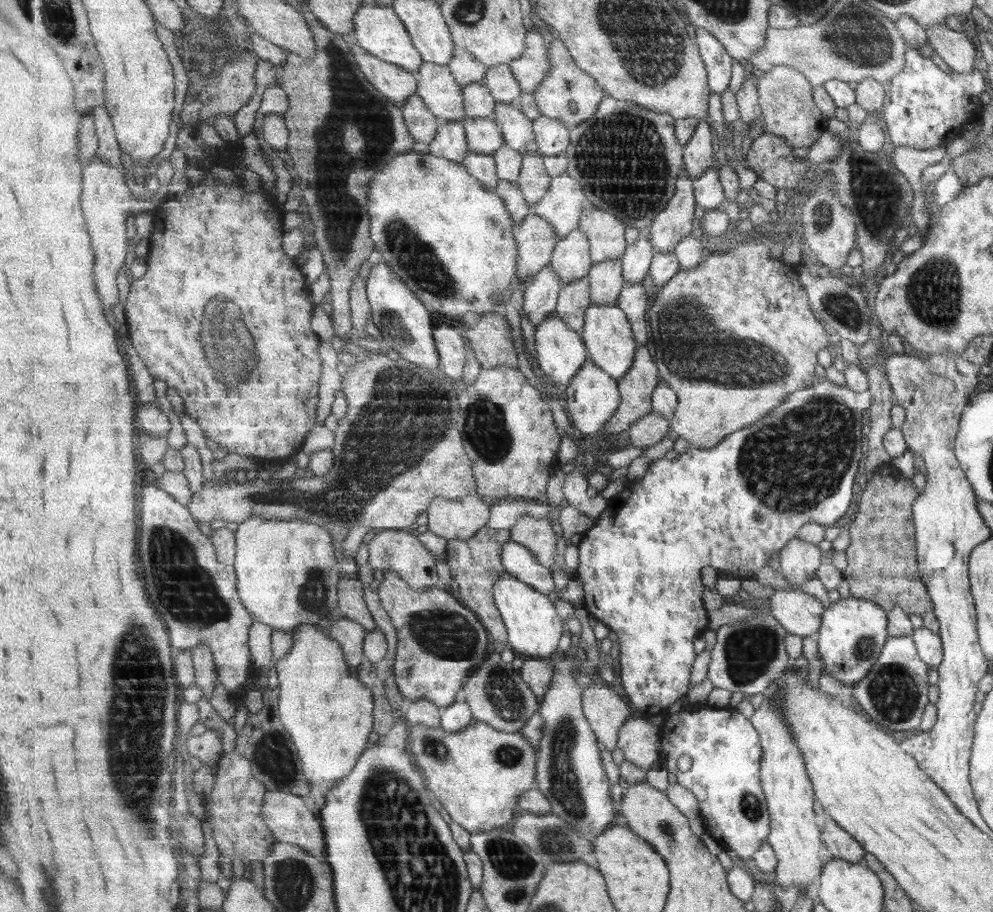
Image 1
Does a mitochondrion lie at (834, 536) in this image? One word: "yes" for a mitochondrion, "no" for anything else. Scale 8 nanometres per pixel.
no

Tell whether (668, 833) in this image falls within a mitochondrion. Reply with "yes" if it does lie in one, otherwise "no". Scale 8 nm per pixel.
yes

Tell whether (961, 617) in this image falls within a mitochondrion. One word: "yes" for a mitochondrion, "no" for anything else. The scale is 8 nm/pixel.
no

